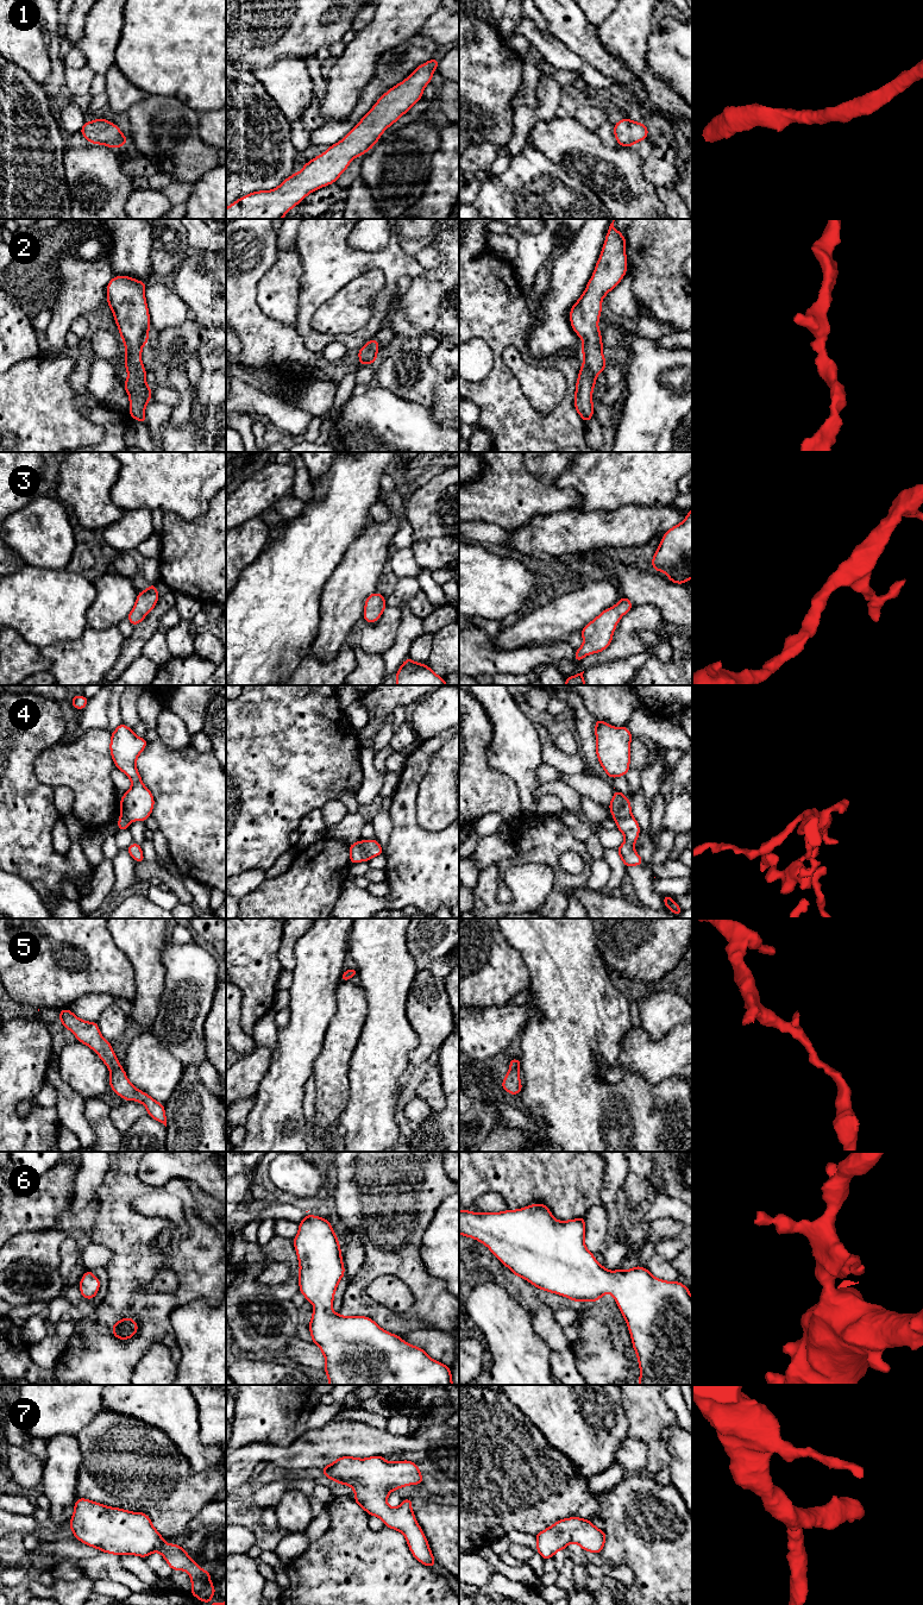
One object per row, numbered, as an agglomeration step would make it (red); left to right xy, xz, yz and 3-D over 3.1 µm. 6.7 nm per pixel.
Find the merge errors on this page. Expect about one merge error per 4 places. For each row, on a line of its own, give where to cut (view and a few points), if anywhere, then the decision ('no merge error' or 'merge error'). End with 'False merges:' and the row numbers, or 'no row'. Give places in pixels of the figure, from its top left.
1: no cut; no merge error
2: no cut; no merge error
3: no cut; no merge error
4: cut in xz along (359, 841), (363, 851), (370, 858); merge error
5: no cut; no merge error
6: no cut; no merge error
7: no cut; no merge error
False merges: 4

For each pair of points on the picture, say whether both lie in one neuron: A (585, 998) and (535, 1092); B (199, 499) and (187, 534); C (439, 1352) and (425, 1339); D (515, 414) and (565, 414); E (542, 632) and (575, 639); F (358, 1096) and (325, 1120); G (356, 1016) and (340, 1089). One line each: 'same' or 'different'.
A: same
B: different
C: same
D: same
E: different
F: different
G: same

